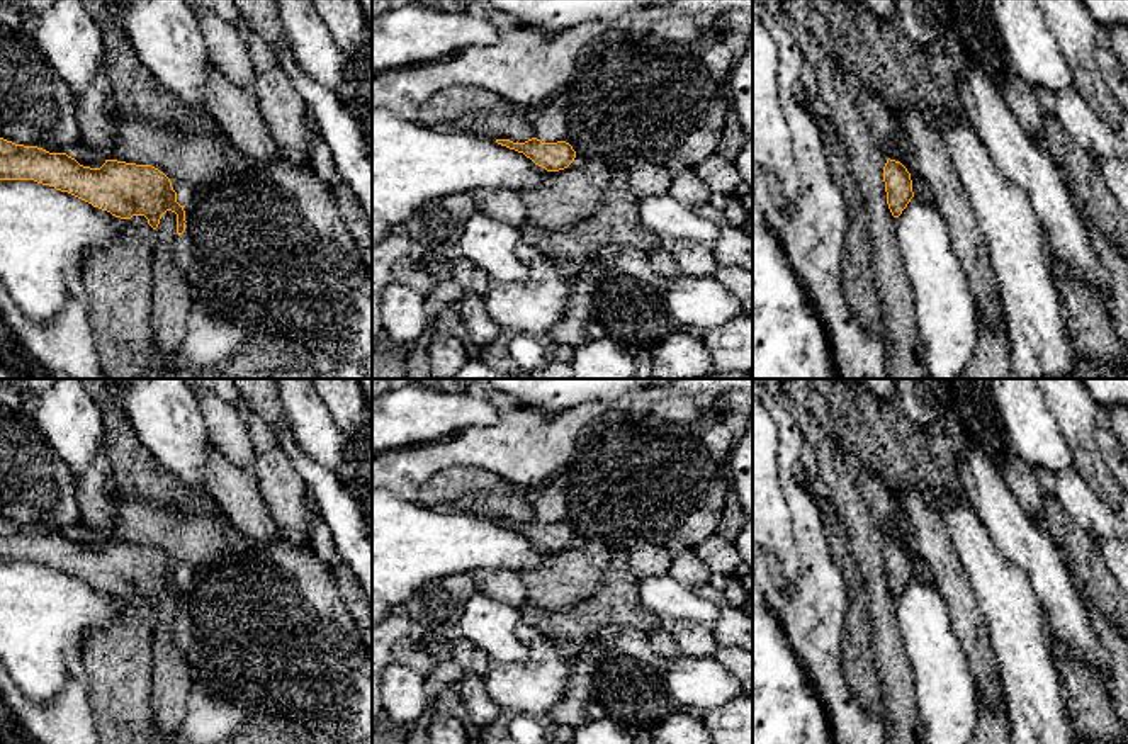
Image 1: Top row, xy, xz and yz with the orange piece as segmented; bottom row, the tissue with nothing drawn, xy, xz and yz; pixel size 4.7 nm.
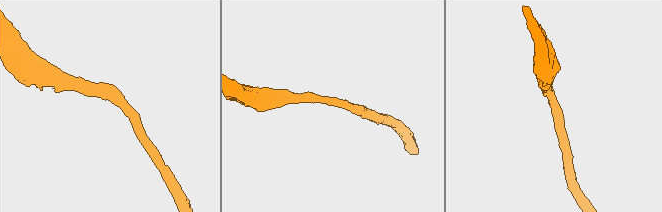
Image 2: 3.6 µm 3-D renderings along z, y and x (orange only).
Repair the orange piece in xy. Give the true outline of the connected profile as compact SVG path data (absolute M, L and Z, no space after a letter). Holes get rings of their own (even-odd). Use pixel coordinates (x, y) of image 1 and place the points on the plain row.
M0 518L0 561L34 561L121 600L144 596L153 610L172 591L177 595L178 617L185 612L185 591L177 583L170 559L151 545L105 540L100 549L90 549L66 533Z

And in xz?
M532 518L525 523L513 523L510 520L496 520L496 523L518 533L523 533L535 545L545 549L547 552L564 550L576 538L576 532L566 521L542 523L540 520Z

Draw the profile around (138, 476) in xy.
M105 430L105 452L121 498L138 501L156 501L183 513L199 513L217 518L224 525L224 515L214 498L185 486L177 476L165 471L151 452L134 437L131 430Z

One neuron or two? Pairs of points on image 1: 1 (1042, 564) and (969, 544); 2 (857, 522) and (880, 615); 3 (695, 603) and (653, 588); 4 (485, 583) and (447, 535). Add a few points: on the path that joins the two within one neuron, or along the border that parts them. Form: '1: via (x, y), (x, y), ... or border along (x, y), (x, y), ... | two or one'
1: border along (979, 518), (994, 546), (1028, 580) | two
2: via (867, 546), (877, 591) | one
3: via (685, 603), (663, 597) | one
4: border along (515, 571), (474, 569), (471, 573) | two

